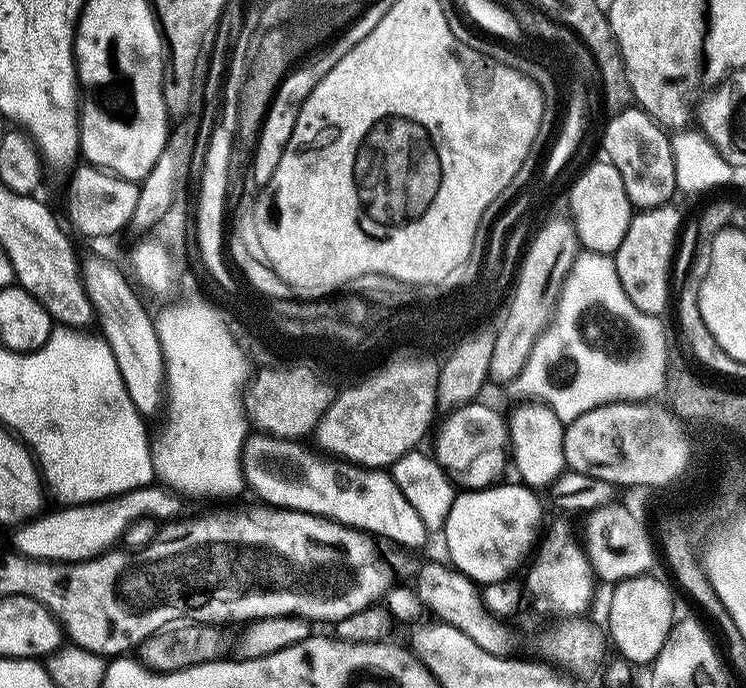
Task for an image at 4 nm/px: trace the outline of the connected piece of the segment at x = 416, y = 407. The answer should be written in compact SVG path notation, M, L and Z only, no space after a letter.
M415 355L400 362L390 364L384 368L378 376L368 380L364 386L356 382L356 390L349 386L343 387L333 397L331 406L324 412L314 433L318 438L317 445L340 457L341 459L357 463L361 467L385 469L391 467L402 455L415 449L427 432L433 418L434 412L438 410L436 402L437 385L440 378L440 364L438 360L424 356Z

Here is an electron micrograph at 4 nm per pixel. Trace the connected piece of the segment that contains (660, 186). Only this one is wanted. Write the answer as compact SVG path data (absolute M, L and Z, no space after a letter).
M629 106L613 116L616 117L604 128L602 152L608 155L607 163L622 174L622 186L626 186L633 209L657 208L669 203L678 192L669 133L639 106Z

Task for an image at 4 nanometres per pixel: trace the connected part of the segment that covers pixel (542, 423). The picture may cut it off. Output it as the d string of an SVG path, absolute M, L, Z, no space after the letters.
M520 402L507 417L510 460L516 463L516 472L521 481L533 490L547 489L565 471L564 430L565 421L539 402Z

